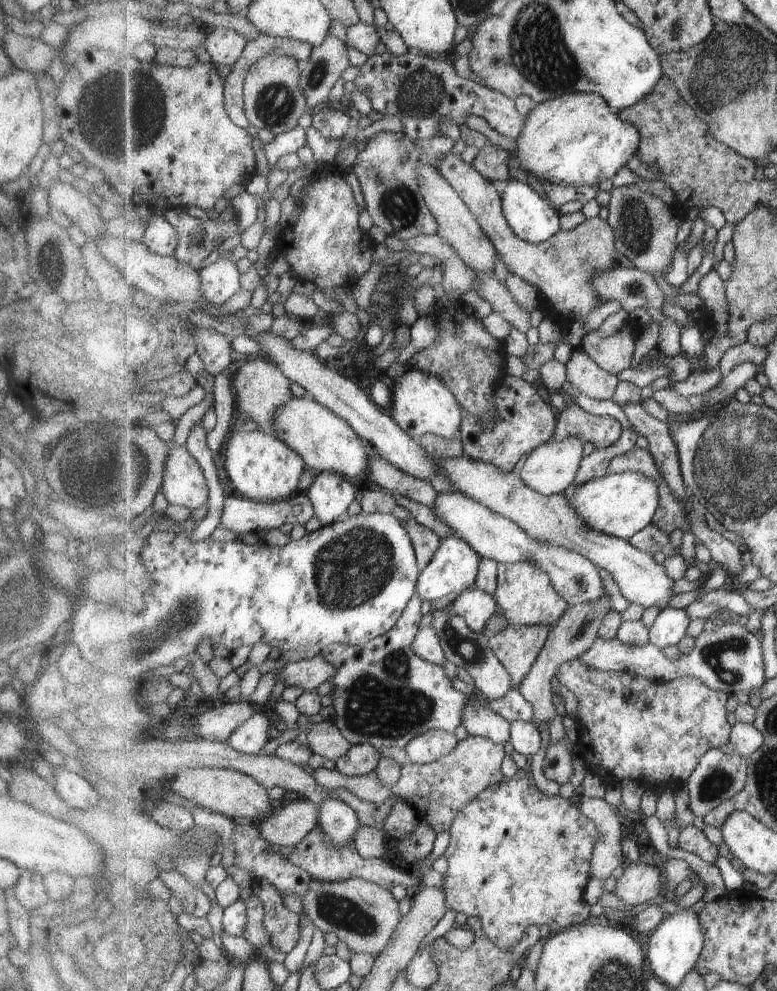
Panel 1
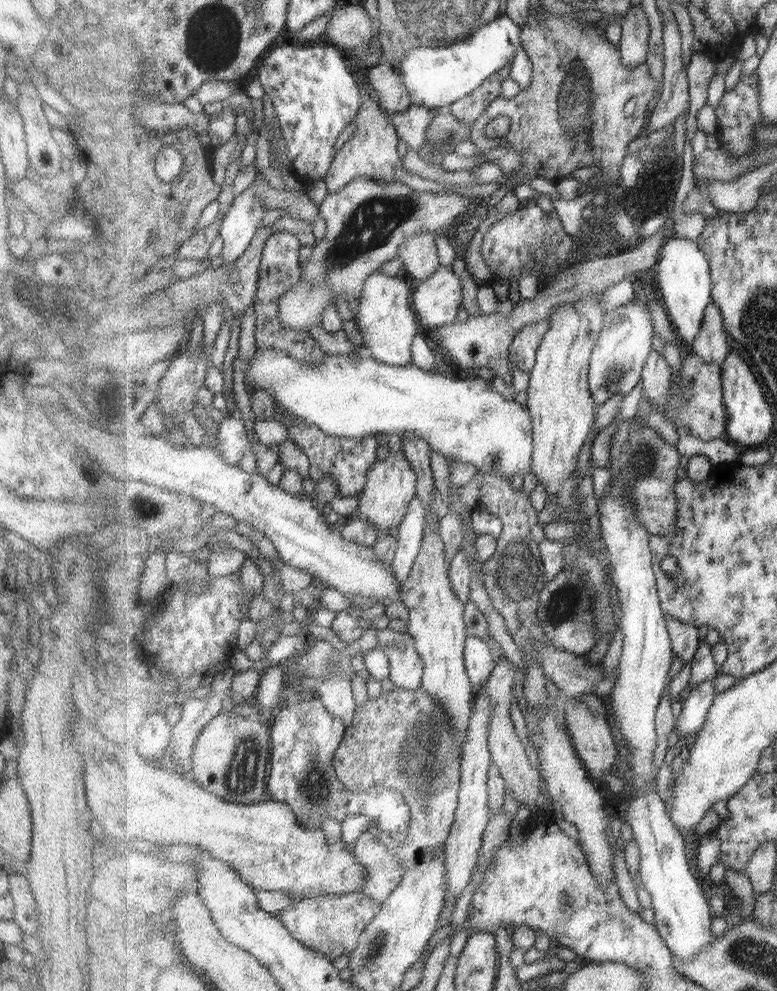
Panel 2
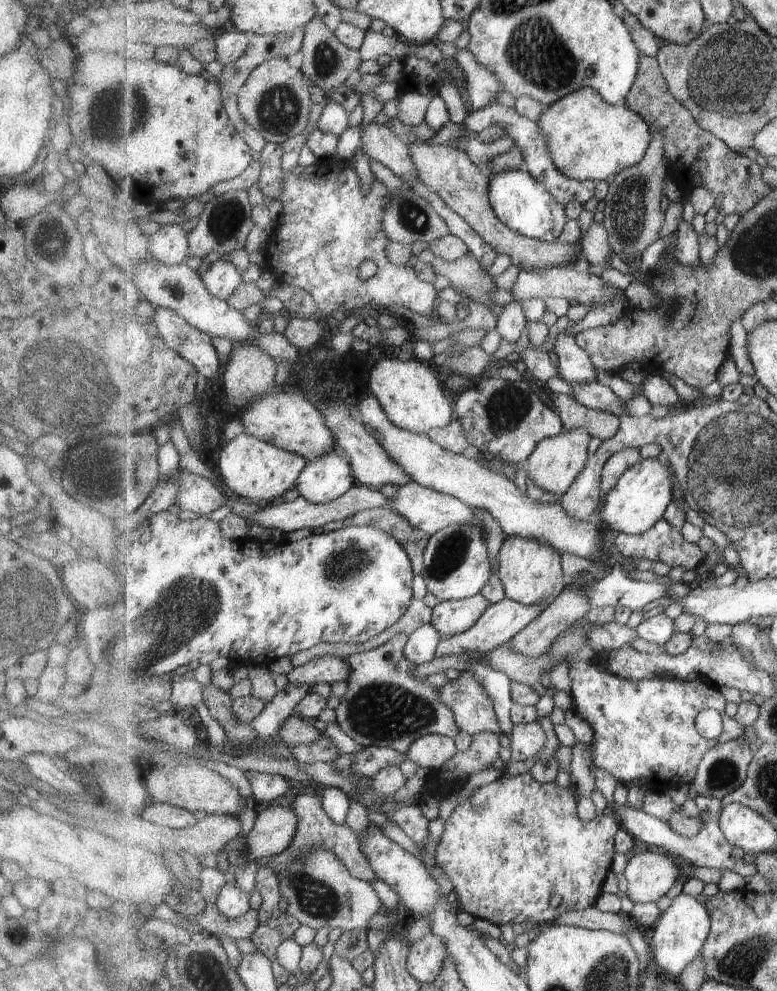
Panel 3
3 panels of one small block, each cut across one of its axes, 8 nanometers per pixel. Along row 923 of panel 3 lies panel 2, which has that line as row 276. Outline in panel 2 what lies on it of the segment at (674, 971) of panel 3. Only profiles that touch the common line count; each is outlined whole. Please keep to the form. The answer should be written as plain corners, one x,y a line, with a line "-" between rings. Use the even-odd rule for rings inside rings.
673,236
667,244
663,244
656,268
657,292
662,294
662,300
665,302
677,336
686,348
692,349
698,337
702,334
704,319
706,318
705,310
713,302
714,279
711,274
710,259
699,248
697,240
692,241

